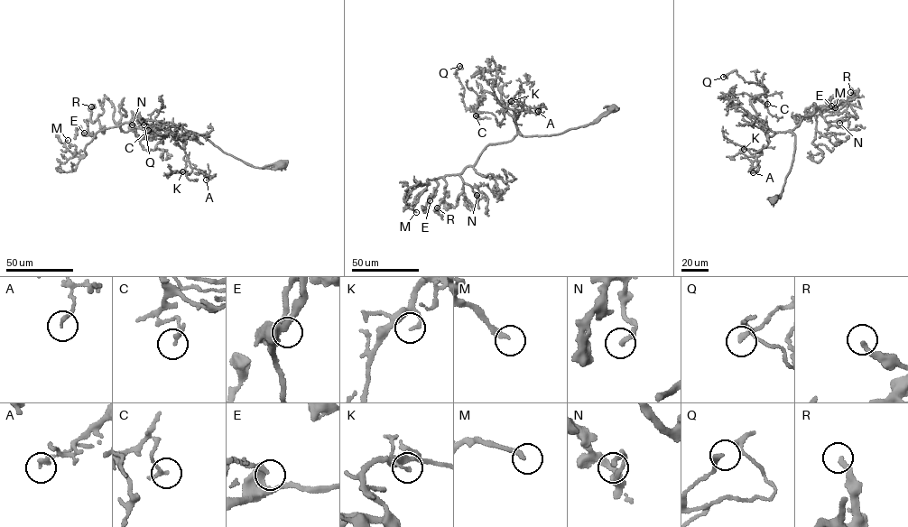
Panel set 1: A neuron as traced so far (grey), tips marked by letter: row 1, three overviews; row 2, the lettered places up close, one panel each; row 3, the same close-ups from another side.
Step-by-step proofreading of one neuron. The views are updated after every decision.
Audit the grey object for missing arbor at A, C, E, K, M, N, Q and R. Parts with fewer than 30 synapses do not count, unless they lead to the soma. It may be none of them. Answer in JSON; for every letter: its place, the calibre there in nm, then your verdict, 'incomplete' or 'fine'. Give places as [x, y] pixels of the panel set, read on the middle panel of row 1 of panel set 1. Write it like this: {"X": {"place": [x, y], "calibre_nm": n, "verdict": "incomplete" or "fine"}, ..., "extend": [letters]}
{"A": {"place": [538, 111], "calibre_nm": 200, "verdict": "fine"}, "C": {"place": [476, 115], "calibre_nm": 200, "verdict": "fine"}, "E": {"place": [430, 200], "calibre_nm": 150, "verdict": "fine"}, "K": {"place": [511, 101], "calibre_nm": 140, "verdict": "fine"}, "M": {"place": [416, 212], "calibre_nm": 240, "verdict": "incomplete"}, "N": {"place": [477, 195], "calibre_nm": 220, "verdict": "fine"}, "Q": {"place": [459, 66], "calibre_nm": 200, "verdict": "fine"}, "R": {"place": [437, 208], "calibre_nm": 240, "verdict": "fine"}, "extend": ["M"]}

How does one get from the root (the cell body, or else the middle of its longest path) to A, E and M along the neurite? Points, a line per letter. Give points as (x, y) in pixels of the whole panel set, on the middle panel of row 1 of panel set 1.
A: (612, 109), (592, 123), (562, 133), (522, 135), (513, 117), (517, 118), (522, 109), (538, 111)
E: (612, 109), (562, 133), (518, 133), (511, 141), (488, 144), (474, 165), (436, 180), (430, 200)
M: (612, 109), (562, 133), (518, 133), (488, 144), (458, 174), (428, 179), (416, 212)

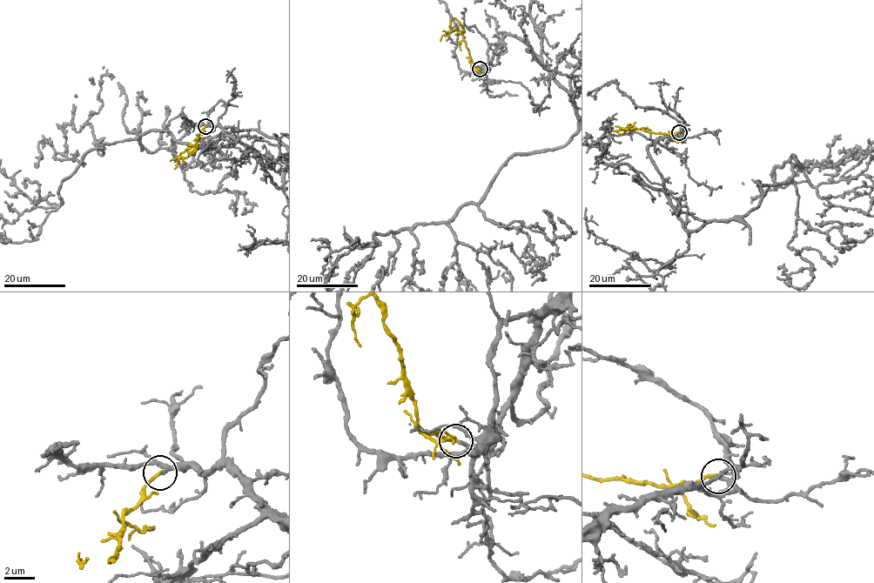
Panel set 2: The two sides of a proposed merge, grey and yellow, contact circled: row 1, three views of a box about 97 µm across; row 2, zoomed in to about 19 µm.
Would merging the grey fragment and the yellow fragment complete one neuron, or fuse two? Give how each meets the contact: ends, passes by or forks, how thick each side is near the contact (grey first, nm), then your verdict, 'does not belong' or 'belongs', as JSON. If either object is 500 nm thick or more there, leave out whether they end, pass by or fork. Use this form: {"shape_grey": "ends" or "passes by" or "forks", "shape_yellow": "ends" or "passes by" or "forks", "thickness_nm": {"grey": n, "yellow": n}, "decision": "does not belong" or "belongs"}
{"shape_grey": "passes by", "shape_yellow": "ends", "thickness_nm": {"grey": 170, "yellow": 200}, "decision": "belongs"}

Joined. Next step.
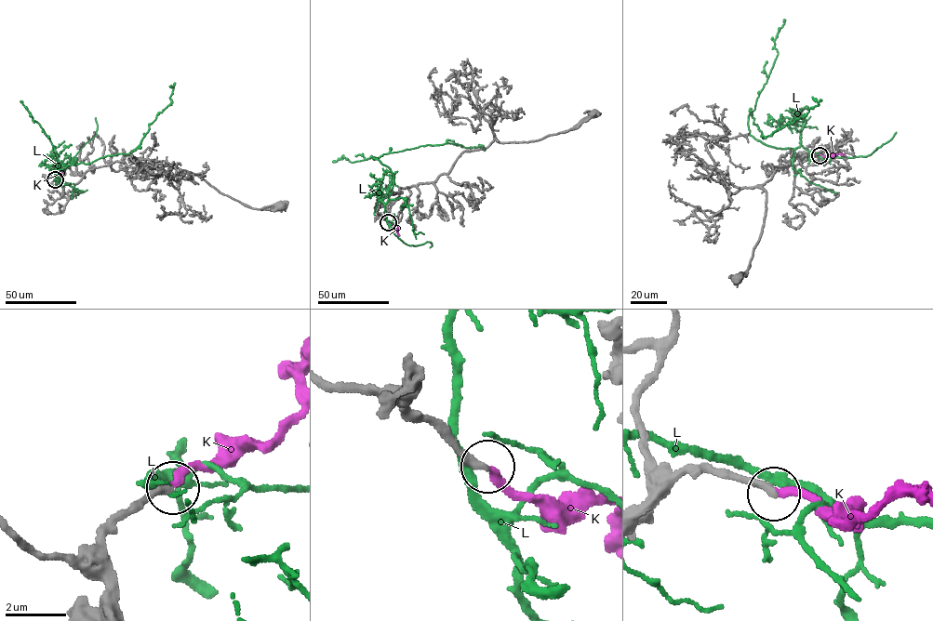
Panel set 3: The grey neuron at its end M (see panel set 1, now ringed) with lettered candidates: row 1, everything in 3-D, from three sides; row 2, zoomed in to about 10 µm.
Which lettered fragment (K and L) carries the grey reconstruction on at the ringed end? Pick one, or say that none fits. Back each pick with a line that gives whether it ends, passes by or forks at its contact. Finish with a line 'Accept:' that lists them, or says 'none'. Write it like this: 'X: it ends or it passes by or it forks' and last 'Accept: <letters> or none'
K: it ends
Accept: K

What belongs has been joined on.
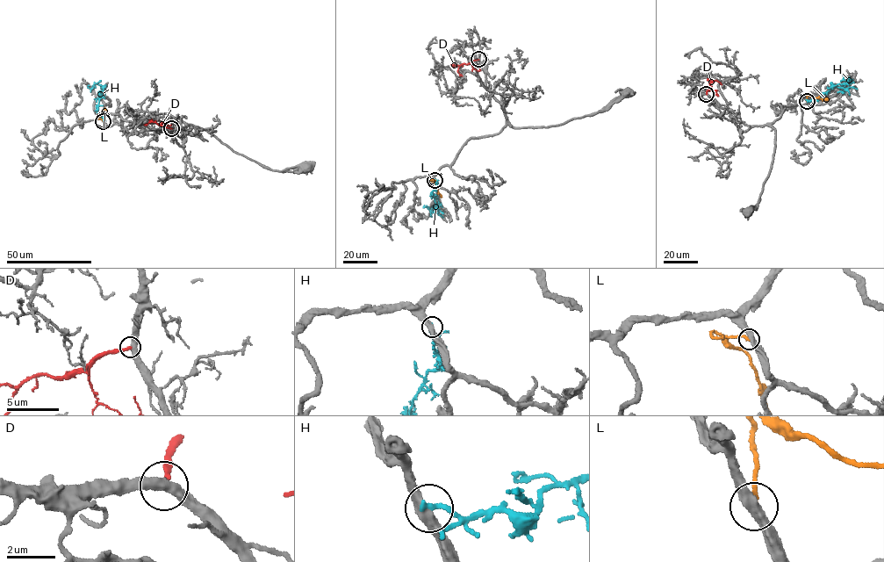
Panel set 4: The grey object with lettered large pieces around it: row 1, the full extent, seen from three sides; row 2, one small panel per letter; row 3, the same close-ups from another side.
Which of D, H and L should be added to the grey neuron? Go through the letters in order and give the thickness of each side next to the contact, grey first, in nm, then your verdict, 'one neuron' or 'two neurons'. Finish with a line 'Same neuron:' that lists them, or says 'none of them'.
D: 400/220 nm | two neurons
H: 440/220 nm | two neurons
L: 400/170 nm | two neurons
Same neuron: none of them

